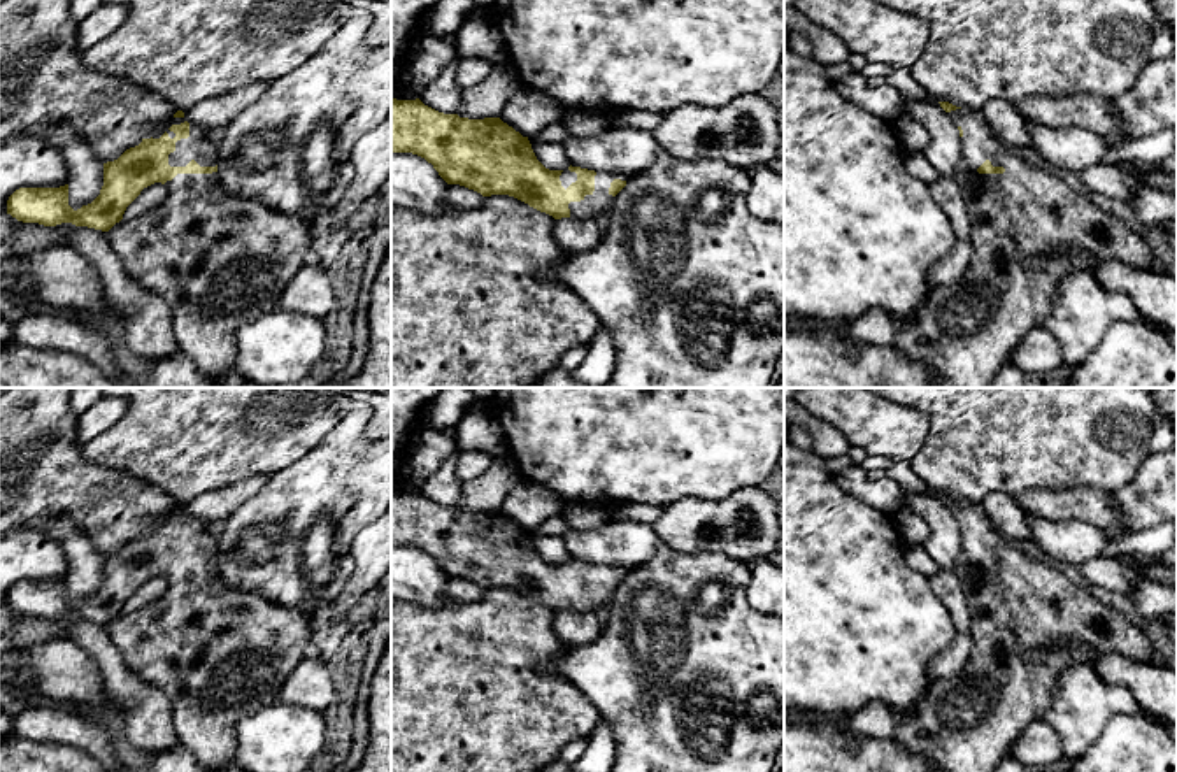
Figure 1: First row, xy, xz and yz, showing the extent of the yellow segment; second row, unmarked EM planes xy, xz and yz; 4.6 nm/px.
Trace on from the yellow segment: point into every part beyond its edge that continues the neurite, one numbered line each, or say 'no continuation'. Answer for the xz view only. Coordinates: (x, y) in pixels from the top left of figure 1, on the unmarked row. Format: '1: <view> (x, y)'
1: xz (593, 599)

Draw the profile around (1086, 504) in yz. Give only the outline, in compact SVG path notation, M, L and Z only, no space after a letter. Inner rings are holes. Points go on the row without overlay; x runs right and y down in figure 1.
M1088 486L1028 490L1016 502L1026 516L1086 521L1102 530L1110 544L1128 533L1124 516L1116 509L1107 490Z

